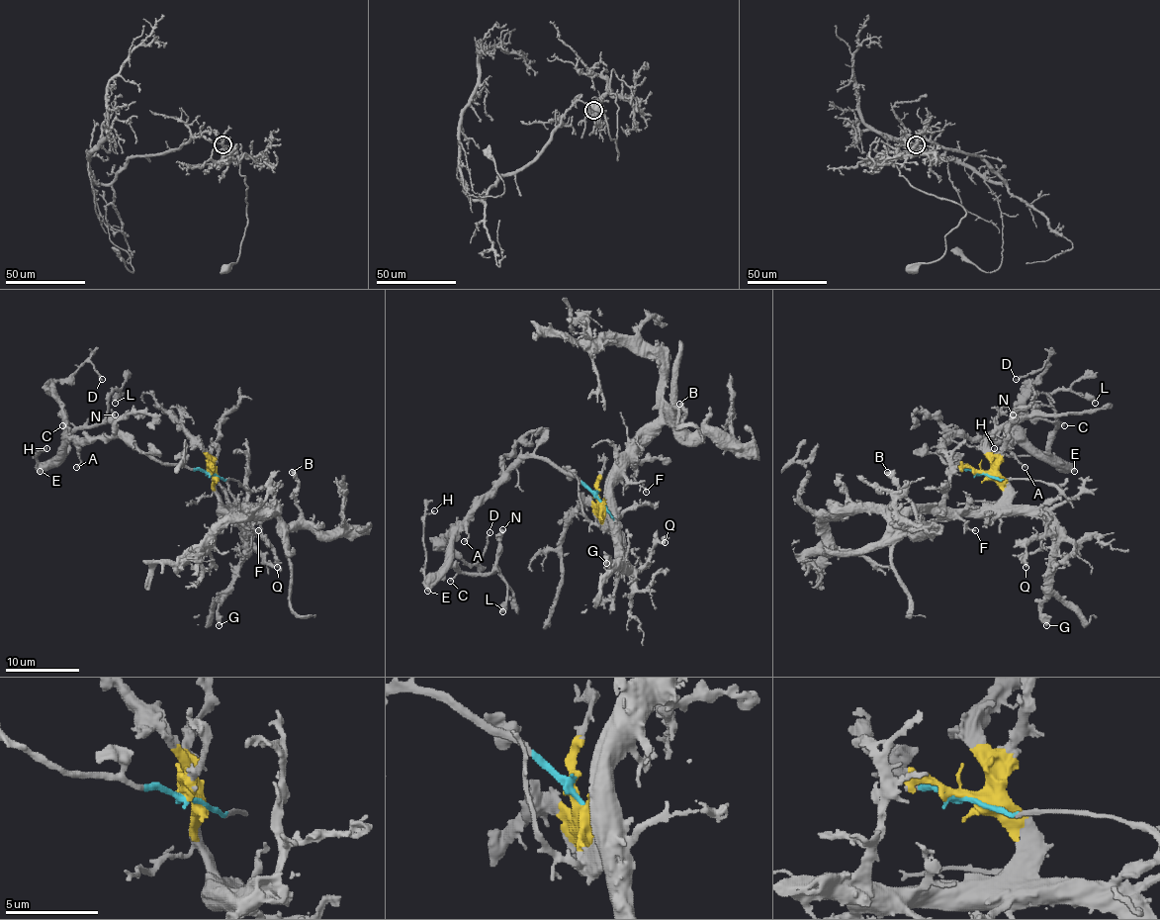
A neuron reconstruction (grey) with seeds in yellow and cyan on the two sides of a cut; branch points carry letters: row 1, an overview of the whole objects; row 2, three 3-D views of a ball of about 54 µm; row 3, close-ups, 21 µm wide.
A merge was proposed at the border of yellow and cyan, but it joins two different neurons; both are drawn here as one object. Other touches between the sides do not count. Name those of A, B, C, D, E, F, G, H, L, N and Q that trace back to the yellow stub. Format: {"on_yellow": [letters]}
{"on_yellow": ["B", "F", "G", "Q"]}

